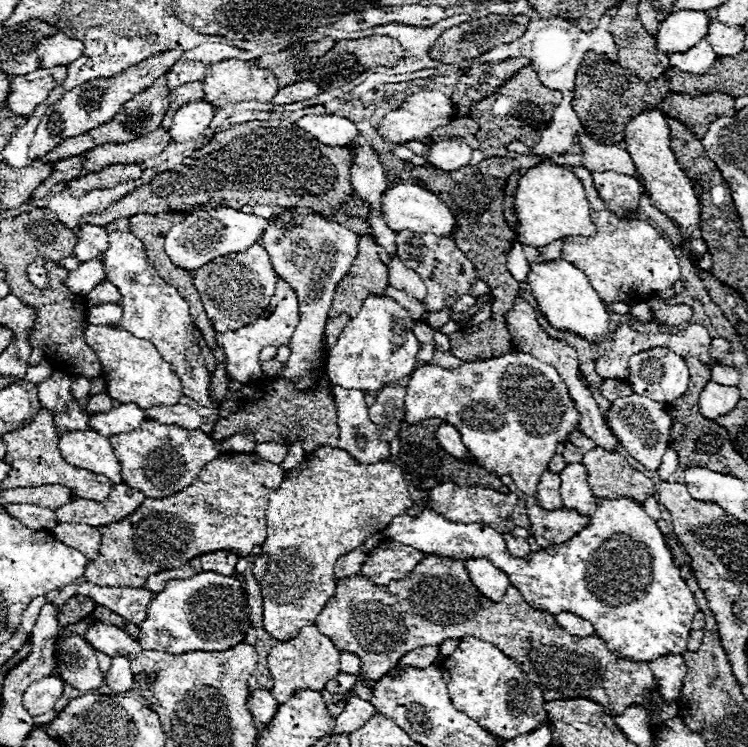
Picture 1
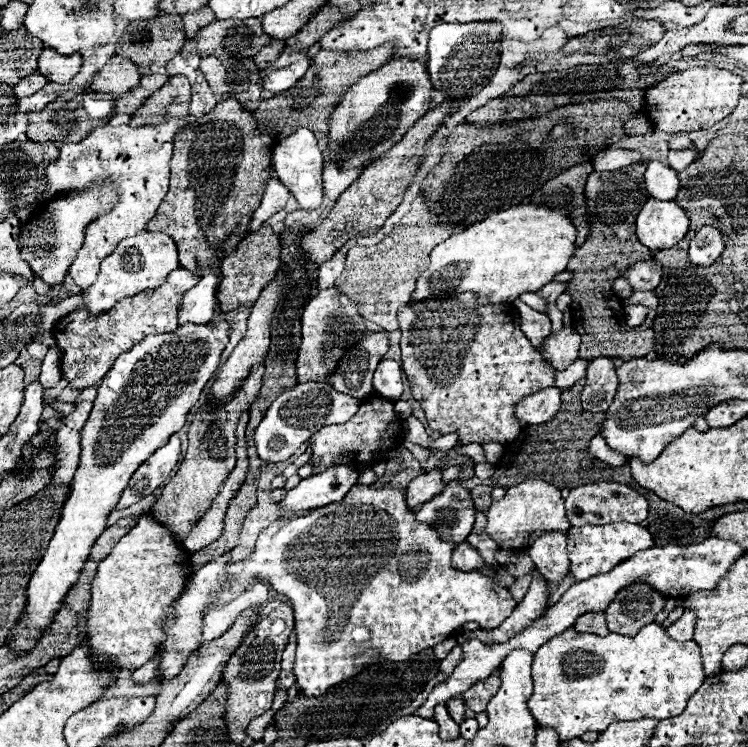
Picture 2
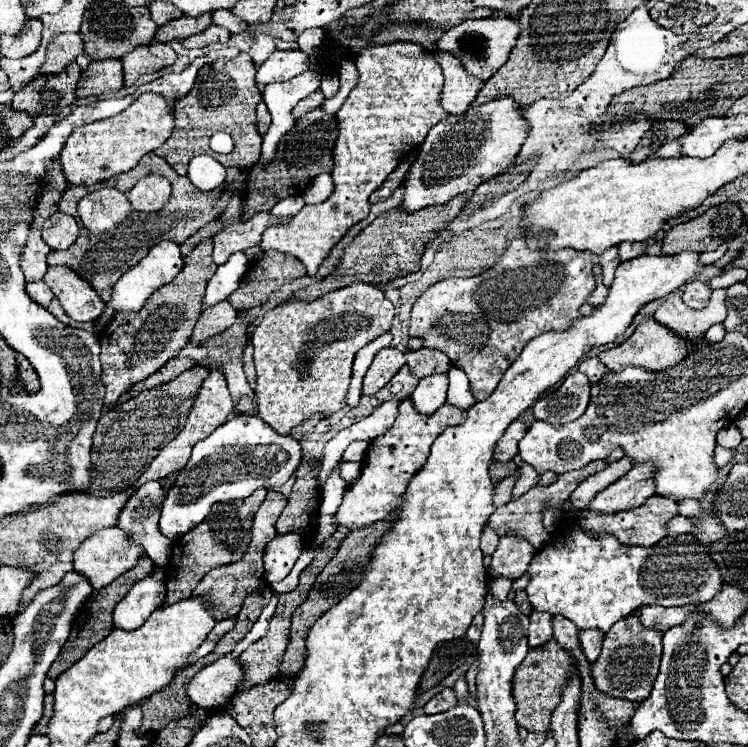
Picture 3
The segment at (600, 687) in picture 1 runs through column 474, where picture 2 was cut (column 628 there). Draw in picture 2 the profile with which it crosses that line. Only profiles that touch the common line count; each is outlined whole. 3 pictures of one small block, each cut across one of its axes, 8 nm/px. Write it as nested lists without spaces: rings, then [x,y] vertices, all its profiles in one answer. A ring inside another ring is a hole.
[[[632,584],[618,592],[616,600],[604,610],[610,632],[636,636],[644,624],[652,624],[664,608],[666,598],[648,584]]]

